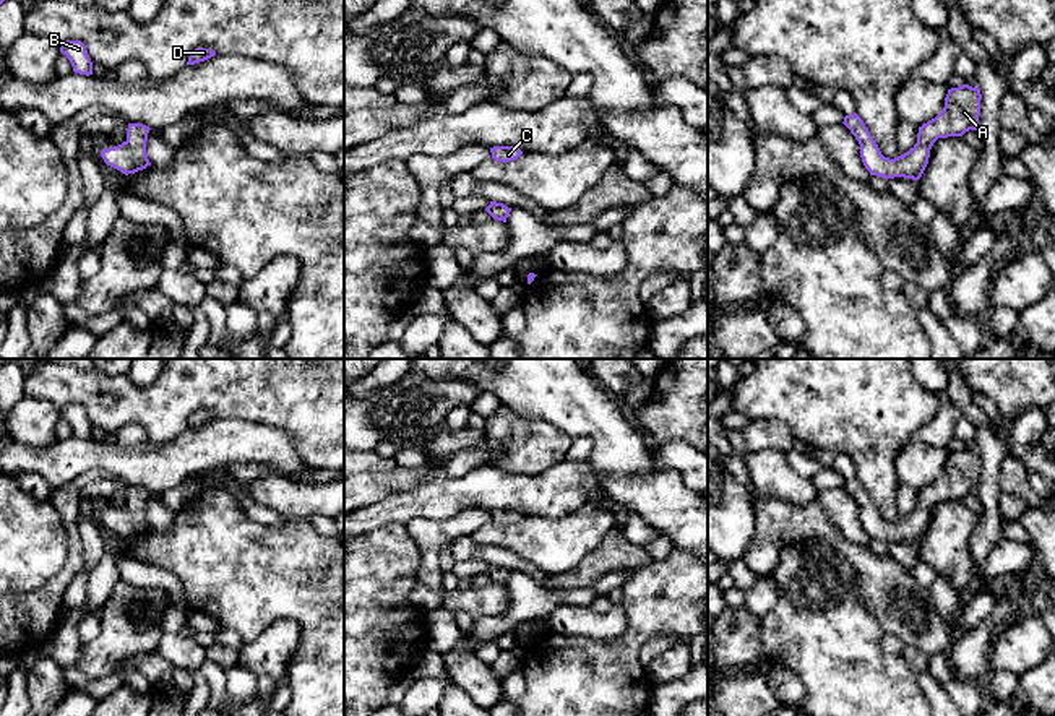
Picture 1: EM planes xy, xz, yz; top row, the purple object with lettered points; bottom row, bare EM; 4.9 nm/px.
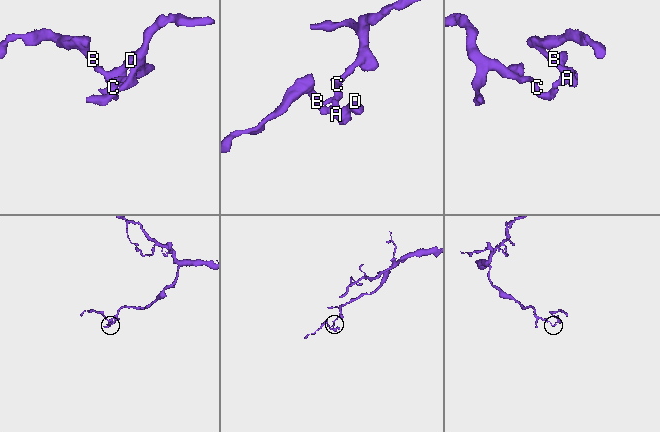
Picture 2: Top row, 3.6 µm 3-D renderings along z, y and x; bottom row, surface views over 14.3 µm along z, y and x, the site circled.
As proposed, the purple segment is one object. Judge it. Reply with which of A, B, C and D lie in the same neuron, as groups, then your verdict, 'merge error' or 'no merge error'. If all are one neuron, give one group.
A B C D; no merge error

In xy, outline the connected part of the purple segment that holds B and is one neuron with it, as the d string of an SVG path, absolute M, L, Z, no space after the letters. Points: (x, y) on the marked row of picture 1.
M67 41L60 52L70 60L73 71L80 75L93 75L93 62L88 55L86 45L81 41Z

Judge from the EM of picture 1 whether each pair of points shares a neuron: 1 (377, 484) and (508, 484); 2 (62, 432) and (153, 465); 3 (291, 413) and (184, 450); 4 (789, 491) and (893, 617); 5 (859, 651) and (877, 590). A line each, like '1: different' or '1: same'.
1: different
2: different
3: different
4: different
5: different

